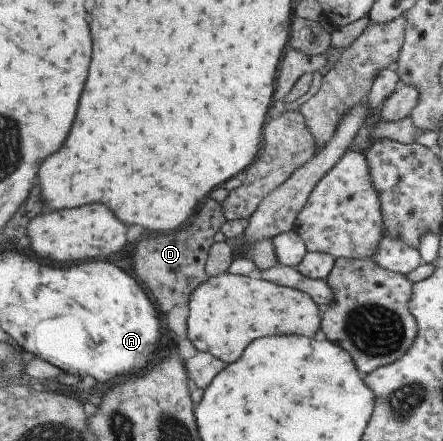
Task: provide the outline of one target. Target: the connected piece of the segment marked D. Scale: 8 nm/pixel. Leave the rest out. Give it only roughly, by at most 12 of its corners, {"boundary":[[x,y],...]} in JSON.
{"boundary":[[209,198],[183,227],[142,238],[134,272],[164,314],[205,283],[227,218]]}

